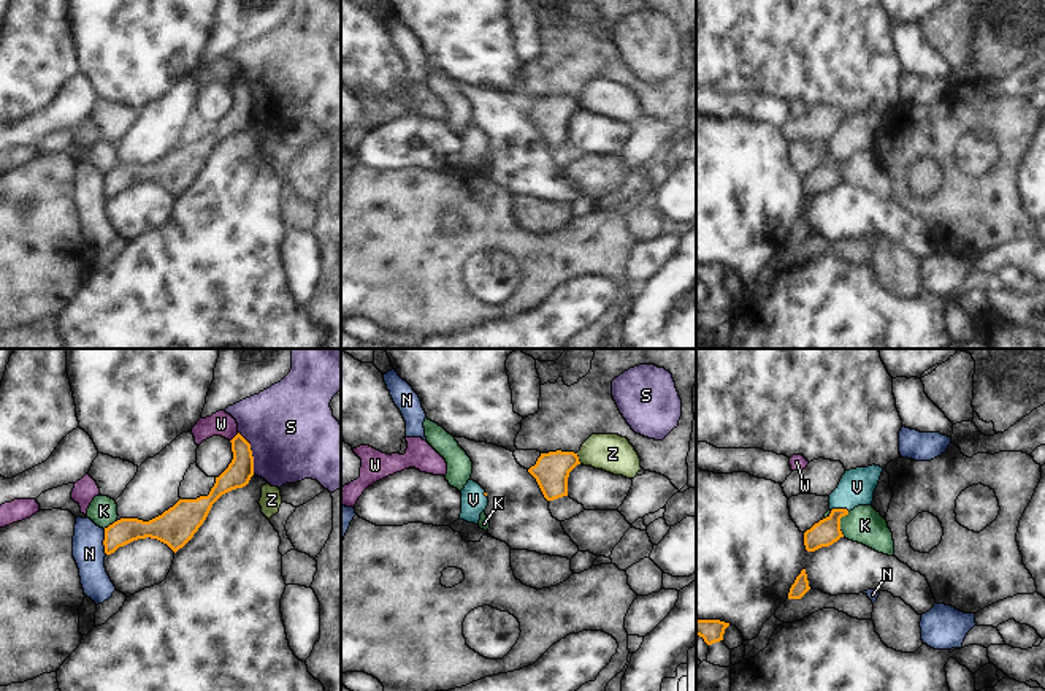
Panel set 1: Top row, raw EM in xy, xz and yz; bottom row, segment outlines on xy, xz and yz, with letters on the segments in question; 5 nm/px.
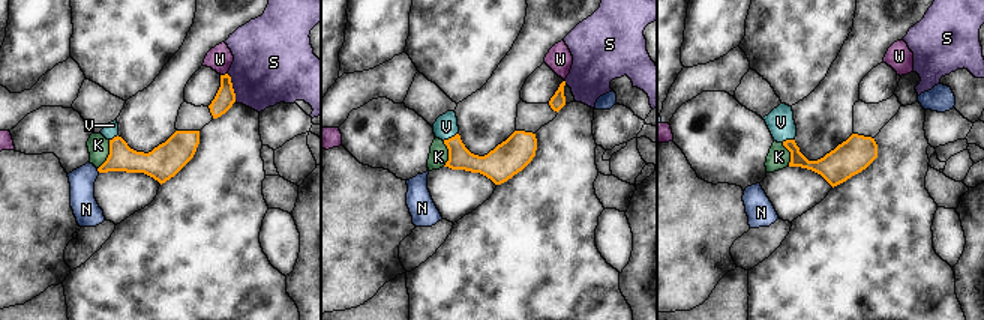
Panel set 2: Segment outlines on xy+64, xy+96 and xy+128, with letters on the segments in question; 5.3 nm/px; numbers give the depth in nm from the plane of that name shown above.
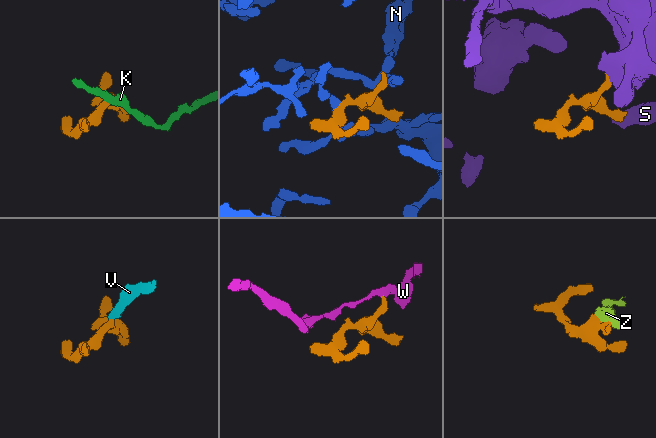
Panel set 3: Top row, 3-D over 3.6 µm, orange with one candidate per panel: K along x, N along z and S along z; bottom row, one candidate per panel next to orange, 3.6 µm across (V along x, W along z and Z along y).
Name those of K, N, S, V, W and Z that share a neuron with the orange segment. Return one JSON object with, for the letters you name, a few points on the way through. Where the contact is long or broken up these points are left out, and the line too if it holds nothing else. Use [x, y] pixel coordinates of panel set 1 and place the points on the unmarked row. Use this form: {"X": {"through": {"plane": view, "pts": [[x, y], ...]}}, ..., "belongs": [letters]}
{"V": {"through": {"plane": "yz", "pts": [[826, 176], [841, 154], [857, 132]]}}, "belongs": ["V"]}

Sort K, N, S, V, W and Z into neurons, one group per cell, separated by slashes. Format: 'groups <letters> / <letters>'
groups K / N Z / S / V / W

